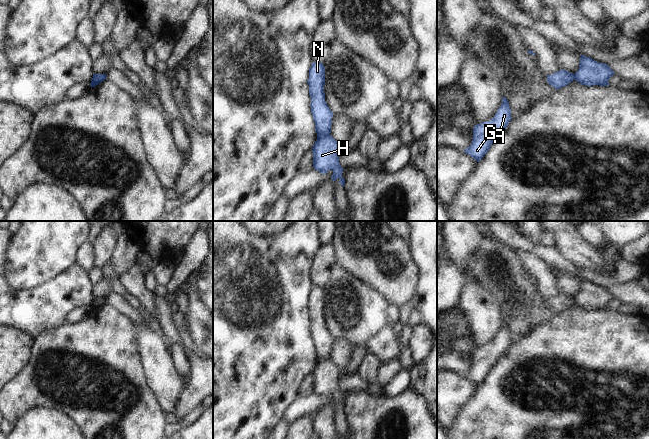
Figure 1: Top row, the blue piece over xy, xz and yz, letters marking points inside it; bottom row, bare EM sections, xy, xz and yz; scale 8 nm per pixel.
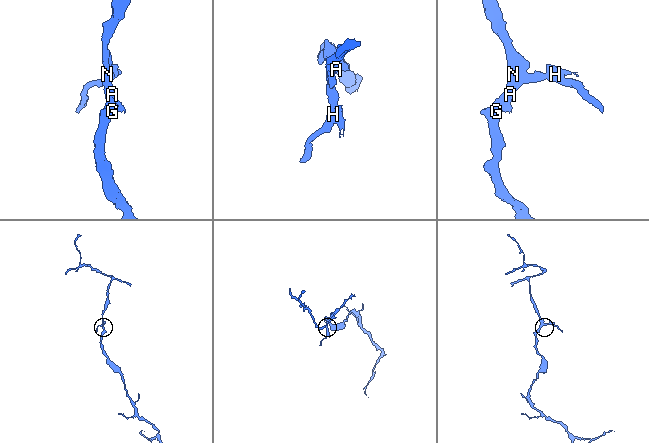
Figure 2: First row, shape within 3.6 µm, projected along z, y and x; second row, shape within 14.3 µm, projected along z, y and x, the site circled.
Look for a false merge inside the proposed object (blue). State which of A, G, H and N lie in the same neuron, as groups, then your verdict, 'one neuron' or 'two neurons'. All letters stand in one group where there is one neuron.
groups A G N / H; two neurons

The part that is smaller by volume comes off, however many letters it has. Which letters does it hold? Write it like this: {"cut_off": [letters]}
{"cut_off": ["H"]}

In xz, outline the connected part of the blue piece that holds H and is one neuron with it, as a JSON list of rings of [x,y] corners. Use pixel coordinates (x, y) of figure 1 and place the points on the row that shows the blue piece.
[[[329,134],[327,136],[317,137],[313,148],[313,167],[322,174],[326,174],[329,170],[333,171],[331,179],[336,181],[340,179],[340,184],[344,187],[345,179],[342,177],[343,168],[339,163],[339,154],[341,146]]]

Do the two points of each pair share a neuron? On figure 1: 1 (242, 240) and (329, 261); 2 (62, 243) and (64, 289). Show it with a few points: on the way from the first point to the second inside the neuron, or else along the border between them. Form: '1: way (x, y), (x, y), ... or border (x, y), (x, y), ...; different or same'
1: border (322, 245), (313, 259), (309, 271), (310, 280); different
2: border (74, 263), (43, 283); different

